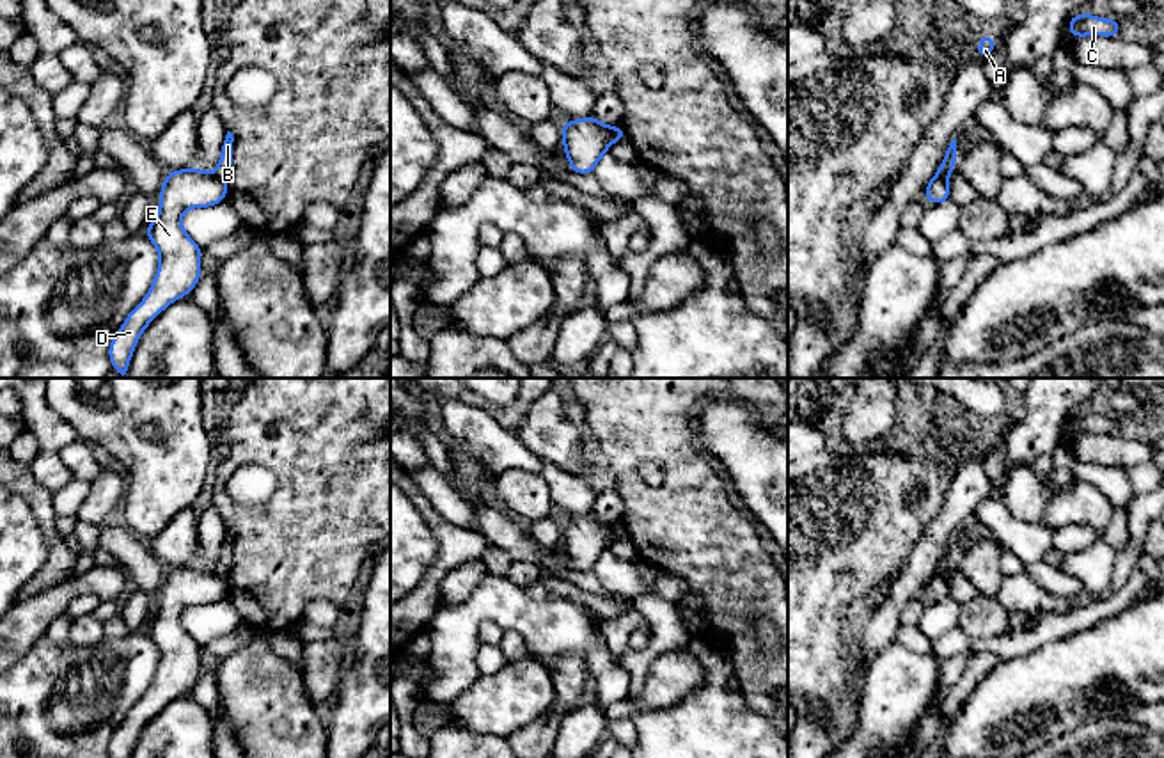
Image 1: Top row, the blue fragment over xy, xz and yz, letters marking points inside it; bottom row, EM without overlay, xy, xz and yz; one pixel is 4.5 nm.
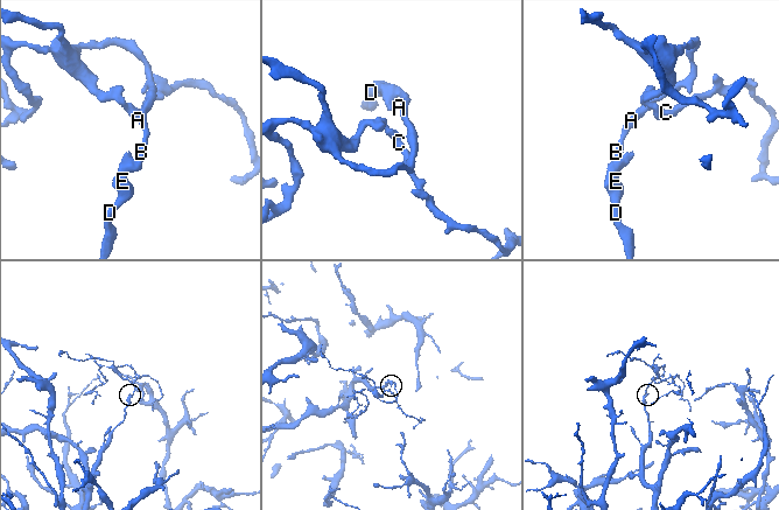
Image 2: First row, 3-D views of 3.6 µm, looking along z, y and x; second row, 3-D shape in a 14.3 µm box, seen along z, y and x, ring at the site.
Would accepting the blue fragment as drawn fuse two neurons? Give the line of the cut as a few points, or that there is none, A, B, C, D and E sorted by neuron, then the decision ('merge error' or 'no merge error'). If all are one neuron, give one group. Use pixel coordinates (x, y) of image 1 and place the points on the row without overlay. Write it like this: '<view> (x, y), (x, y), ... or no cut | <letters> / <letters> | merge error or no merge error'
xy (212, 572), (226, 579) | A B C / D E | merge error

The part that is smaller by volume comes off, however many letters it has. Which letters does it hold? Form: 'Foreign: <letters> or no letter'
Foreign: A, B, C

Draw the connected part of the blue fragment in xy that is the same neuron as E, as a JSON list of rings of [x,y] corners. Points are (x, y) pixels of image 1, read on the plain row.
[[[199,565],[165,572],[160,611],[144,632],[160,650],[160,664],[146,696],[128,712],[110,738],[110,758],[131,758],[144,726],[172,699],[186,694],[201,675],[202,646],[185,630],[181,612],[190,605],[216,604],[227,596],[227,579]]]

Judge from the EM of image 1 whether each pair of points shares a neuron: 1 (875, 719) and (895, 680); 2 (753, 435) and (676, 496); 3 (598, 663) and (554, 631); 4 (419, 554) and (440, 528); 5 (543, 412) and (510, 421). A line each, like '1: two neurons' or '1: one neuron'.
1: one neuron
2: two neurons
3: one neuron
4: two neurons
5: two neurons

